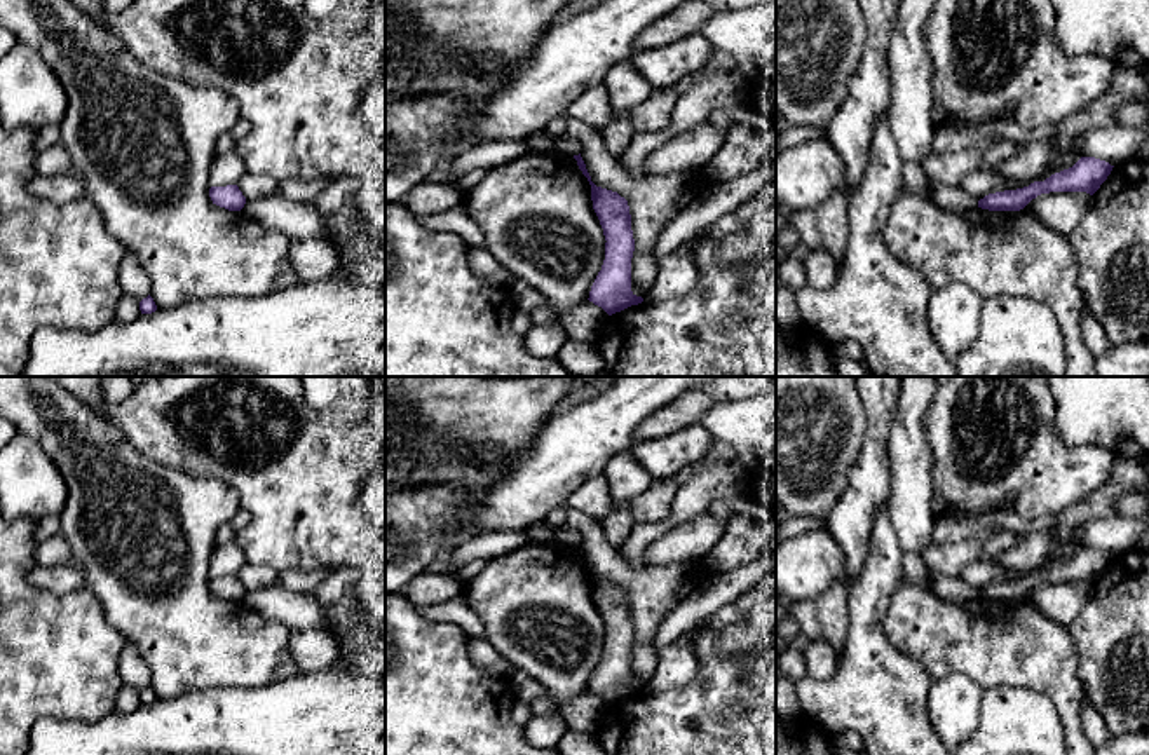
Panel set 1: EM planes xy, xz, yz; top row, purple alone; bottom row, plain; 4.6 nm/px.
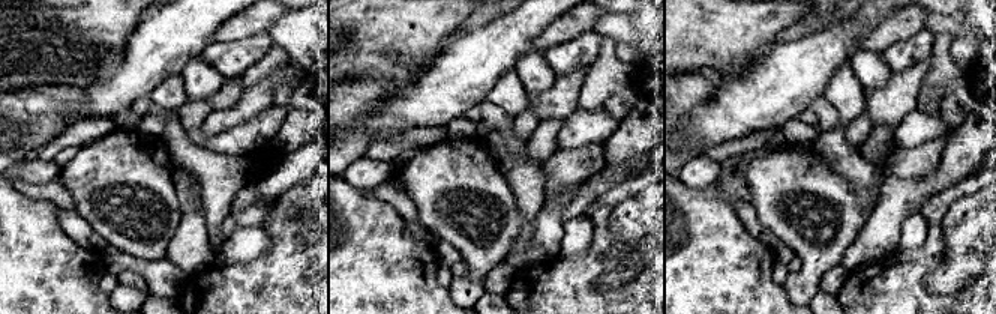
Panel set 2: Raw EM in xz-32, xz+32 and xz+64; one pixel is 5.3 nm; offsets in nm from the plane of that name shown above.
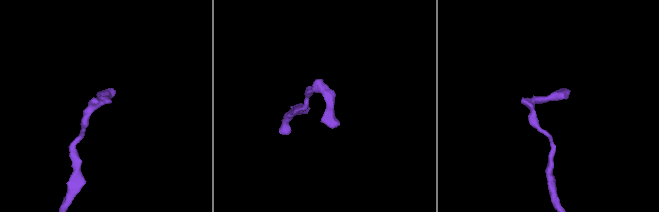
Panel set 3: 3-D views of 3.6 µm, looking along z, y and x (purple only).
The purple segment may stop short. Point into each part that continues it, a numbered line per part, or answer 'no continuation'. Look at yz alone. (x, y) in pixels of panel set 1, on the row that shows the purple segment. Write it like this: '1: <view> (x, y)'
no continuation

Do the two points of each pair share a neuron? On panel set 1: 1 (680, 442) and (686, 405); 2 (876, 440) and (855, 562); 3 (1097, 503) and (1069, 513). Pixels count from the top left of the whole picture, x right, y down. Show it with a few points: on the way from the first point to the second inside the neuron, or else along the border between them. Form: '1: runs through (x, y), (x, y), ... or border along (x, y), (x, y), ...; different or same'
1: border along (698, 424), (644, 440); different
2: runs through (872, 469), (869, 487), (855, 513), (855, 532); same
3: runs through (1090, 506), (1076, 513); same

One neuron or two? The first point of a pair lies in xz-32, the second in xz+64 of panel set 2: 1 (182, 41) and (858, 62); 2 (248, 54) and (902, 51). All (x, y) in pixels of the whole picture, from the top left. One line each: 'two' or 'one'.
1: two
2: one

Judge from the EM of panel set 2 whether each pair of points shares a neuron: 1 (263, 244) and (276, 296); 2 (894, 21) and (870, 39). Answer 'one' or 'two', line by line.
1: two
2: one

